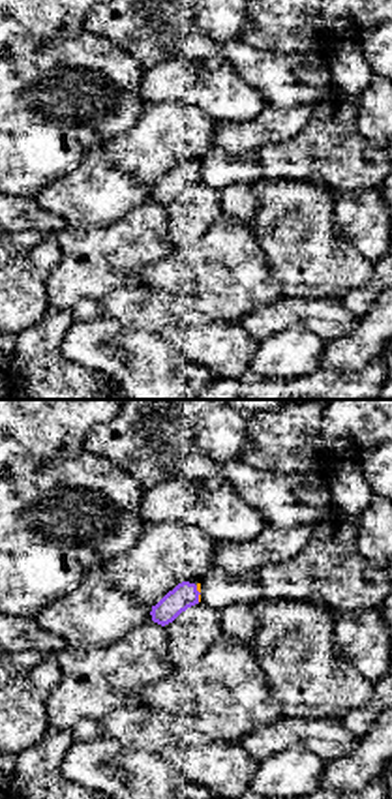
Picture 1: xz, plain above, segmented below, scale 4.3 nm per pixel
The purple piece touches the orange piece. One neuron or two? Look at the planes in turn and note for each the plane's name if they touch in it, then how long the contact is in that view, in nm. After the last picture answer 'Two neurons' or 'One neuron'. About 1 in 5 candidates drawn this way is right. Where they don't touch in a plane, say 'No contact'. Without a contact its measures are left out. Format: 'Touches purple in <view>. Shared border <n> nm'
Touches purple in xz. Shared border 70 nm

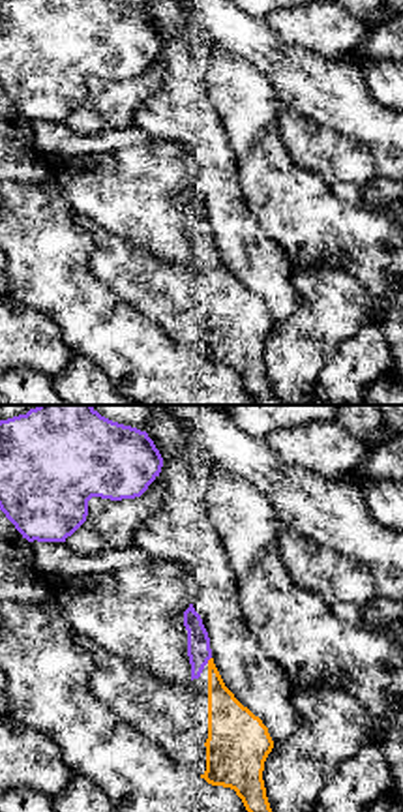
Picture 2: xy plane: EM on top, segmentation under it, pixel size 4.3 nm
Touches purple in xy. Shared border 40 nm

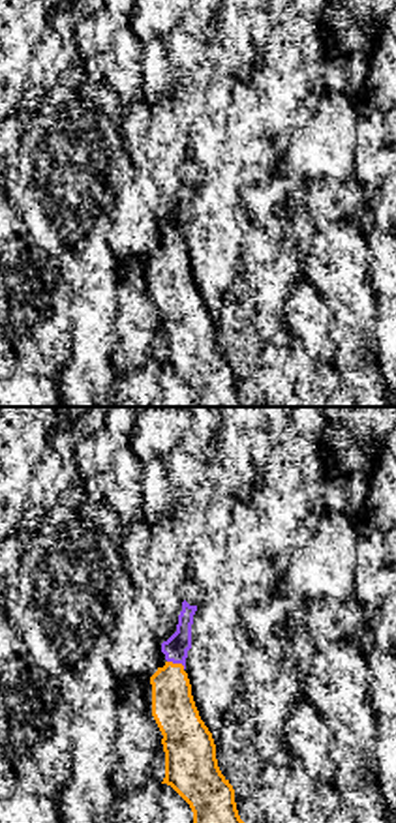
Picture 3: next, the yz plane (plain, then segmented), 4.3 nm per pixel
Touches purple in yz. Shared border 90 nm

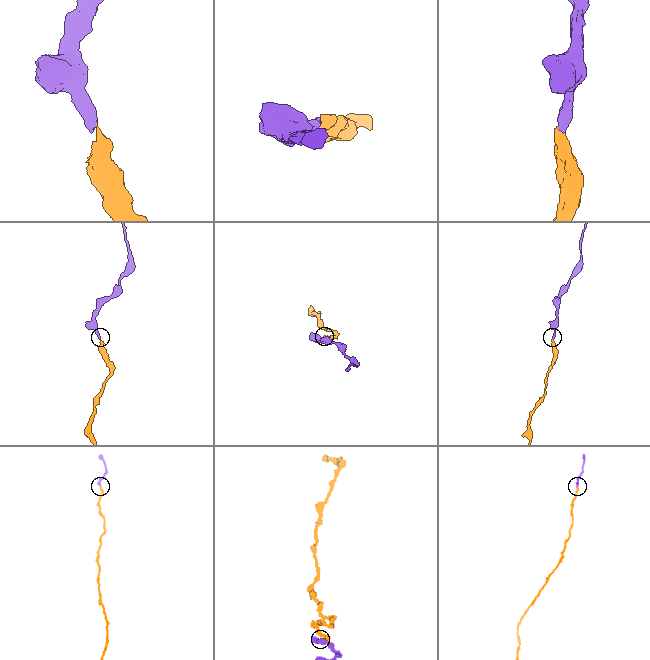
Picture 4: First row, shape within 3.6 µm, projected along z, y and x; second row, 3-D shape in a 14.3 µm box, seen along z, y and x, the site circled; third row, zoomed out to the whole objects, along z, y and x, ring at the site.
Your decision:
One neuron

